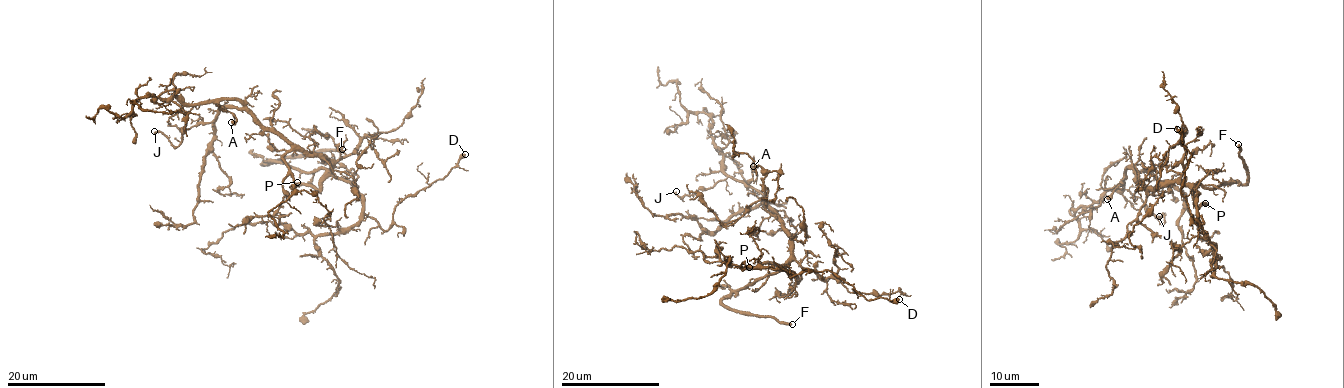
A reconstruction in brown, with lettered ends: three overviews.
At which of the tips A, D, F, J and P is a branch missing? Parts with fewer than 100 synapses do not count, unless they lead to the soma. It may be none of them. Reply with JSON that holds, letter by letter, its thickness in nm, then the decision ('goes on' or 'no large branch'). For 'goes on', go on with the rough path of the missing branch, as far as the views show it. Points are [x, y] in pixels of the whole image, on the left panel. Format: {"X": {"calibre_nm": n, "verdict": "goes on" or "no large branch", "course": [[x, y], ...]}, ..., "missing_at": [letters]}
{"A": {"calibre_nm": 600, "verdict": "no large branch"}, "D": {"calibre_nm": 500, "verdict": "no large branch"}, "F": {"calibre_nm": 440, "verdict": "goes on", "course": [[342, 149], [362, 148], [414, 159], [429, 167], [469, 201], [494, 209], [449, 219]]}, "J": {"calibre_nm": 200, "verdict": "no large branch"}, "P": {"calibre_nm": 440, "verdict": "goes on", "course": [[297, 182], [261, 170], [143, 187], [158, 218], [221, 210], [259, 231], [299, 210], [344, 218], [324, 199]]}, "missing_at": ["F", "P"]}

